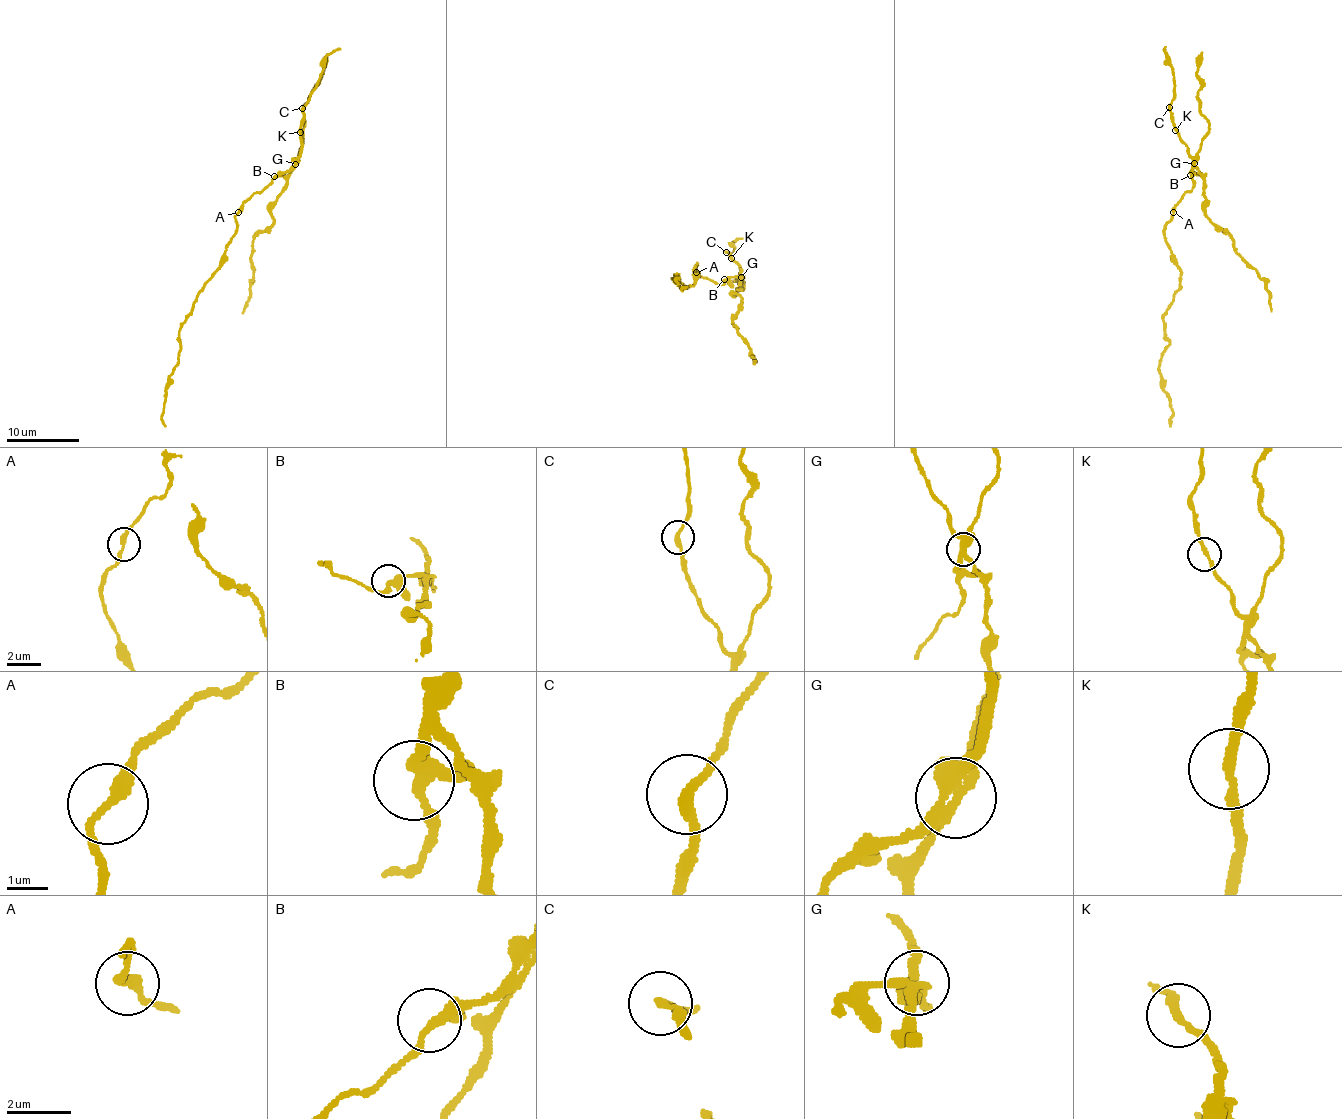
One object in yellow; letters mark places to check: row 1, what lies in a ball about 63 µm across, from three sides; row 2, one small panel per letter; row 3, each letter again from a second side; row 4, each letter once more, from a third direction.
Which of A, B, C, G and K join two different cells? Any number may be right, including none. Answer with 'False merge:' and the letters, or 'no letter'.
False merge: A, G

